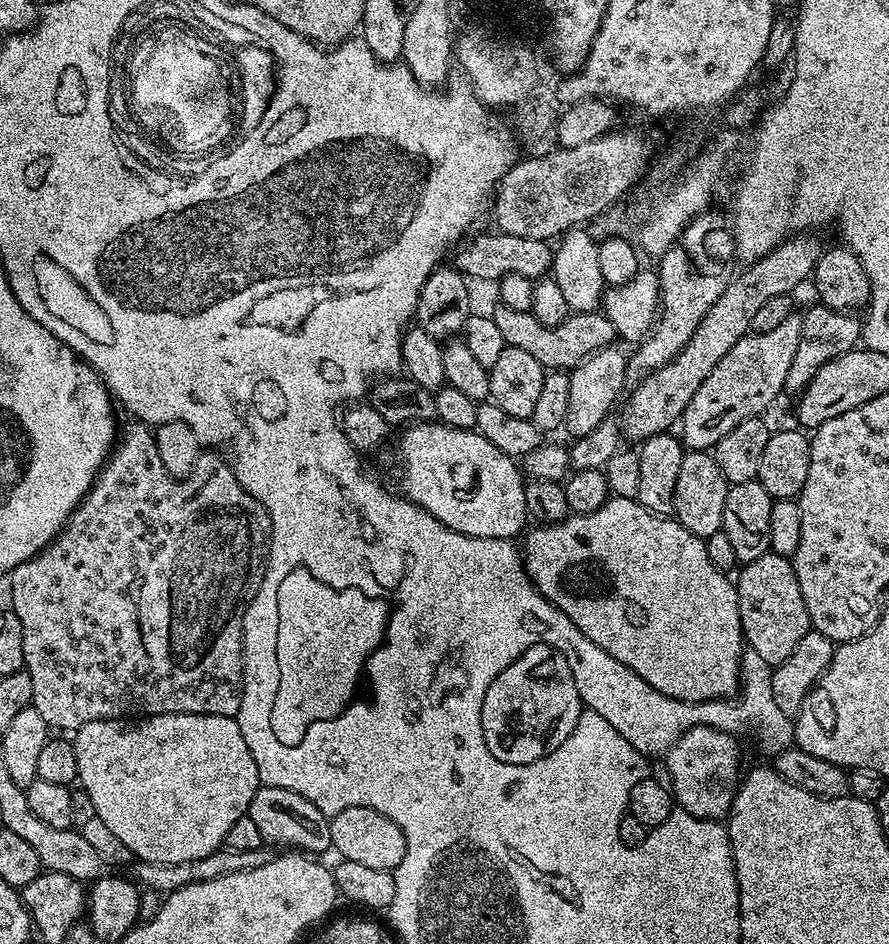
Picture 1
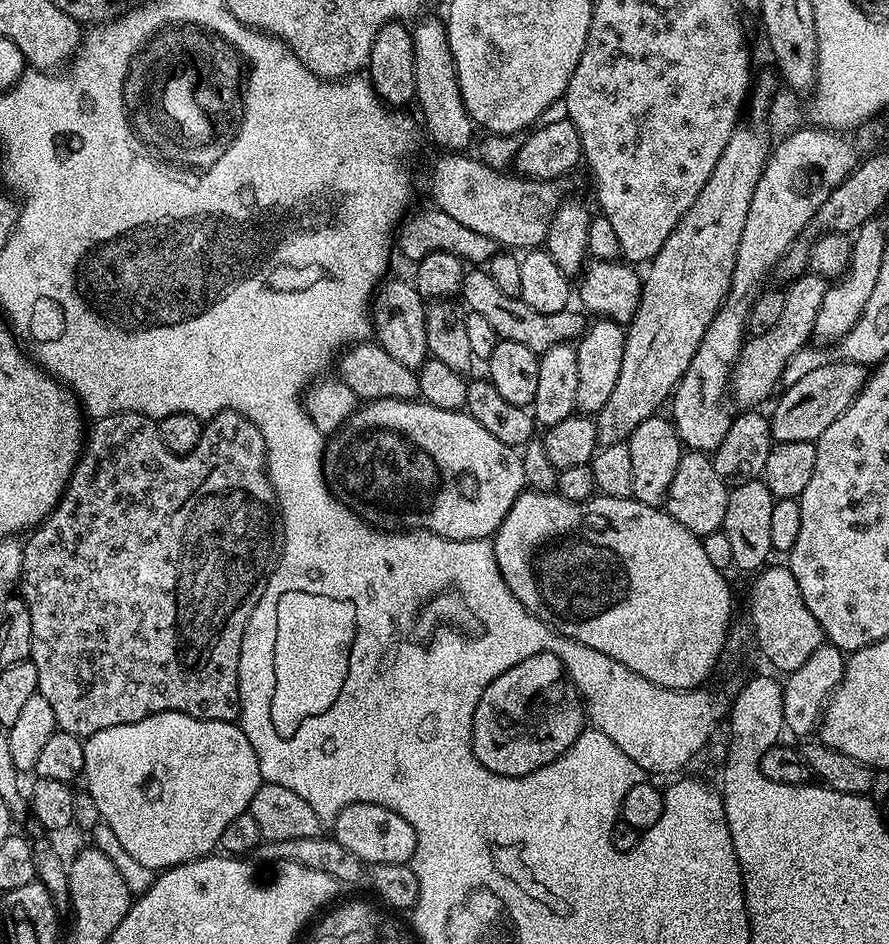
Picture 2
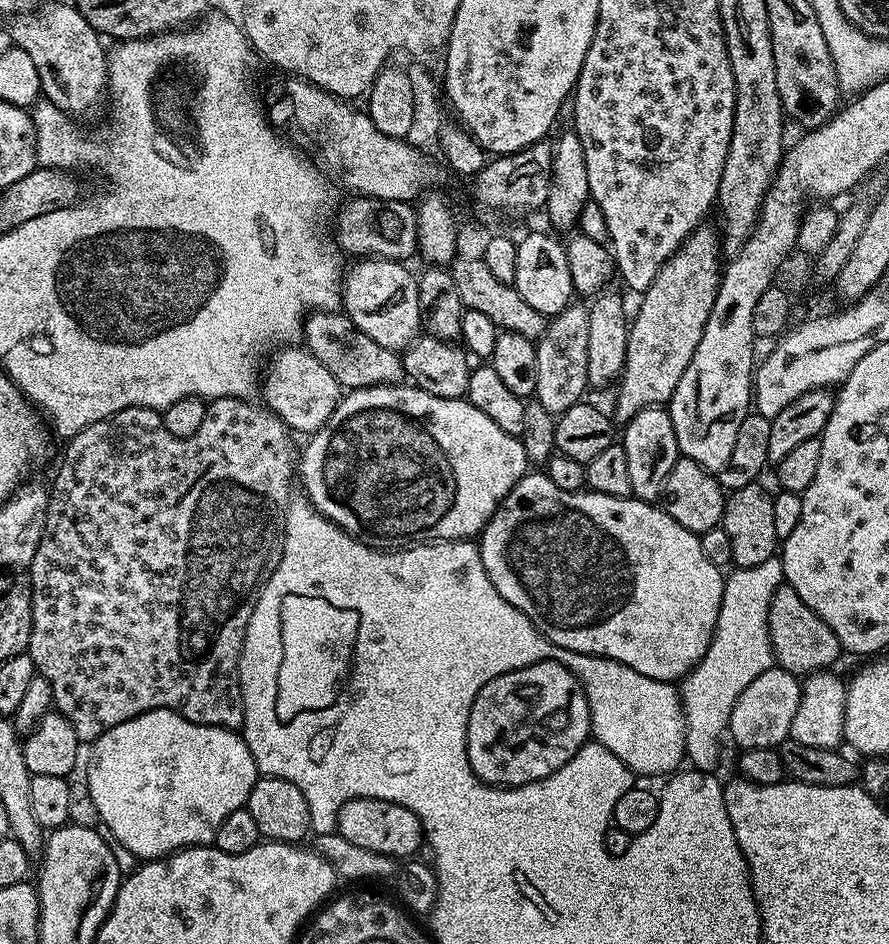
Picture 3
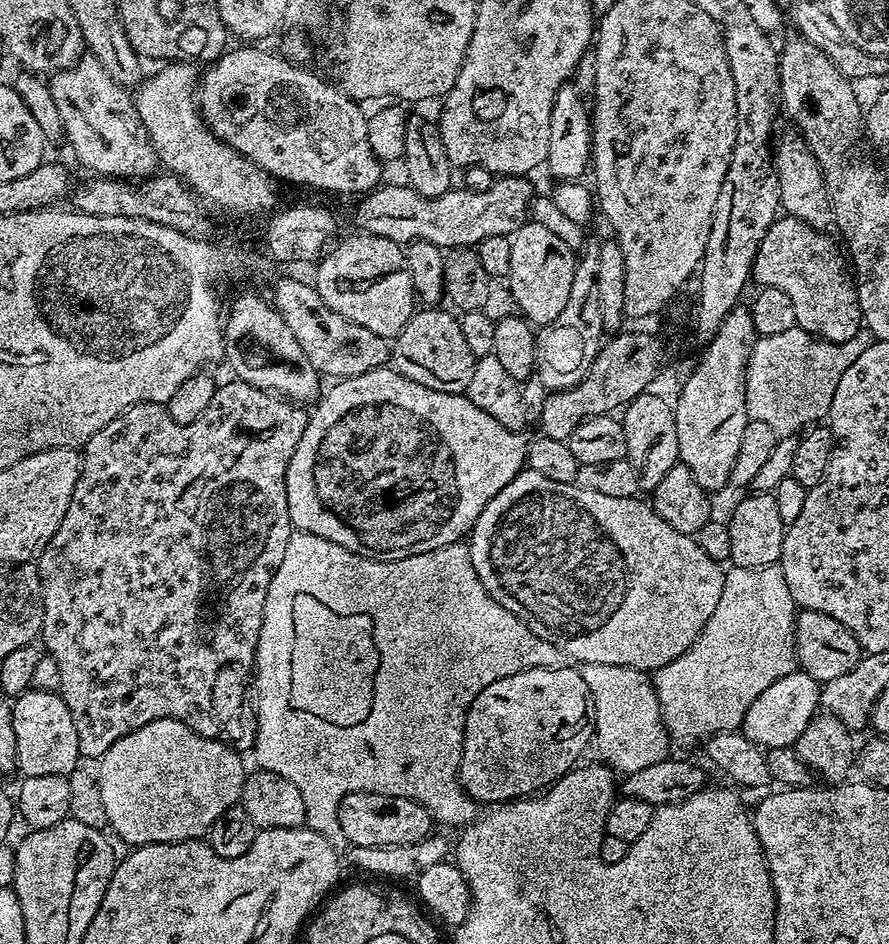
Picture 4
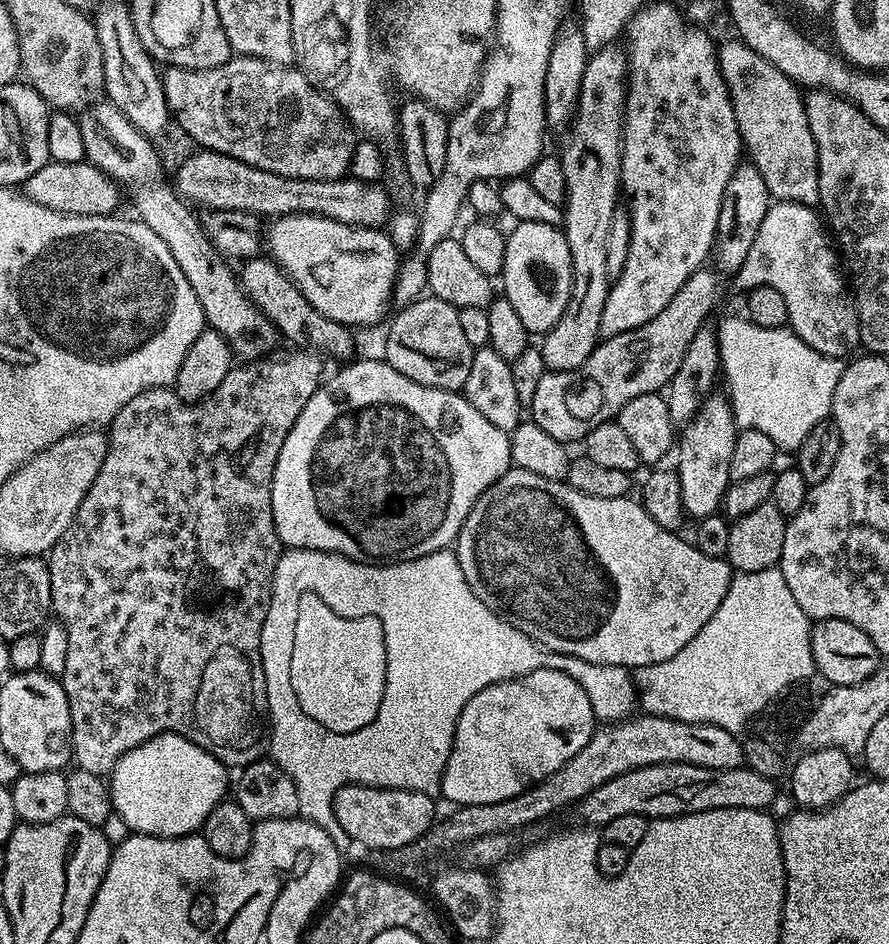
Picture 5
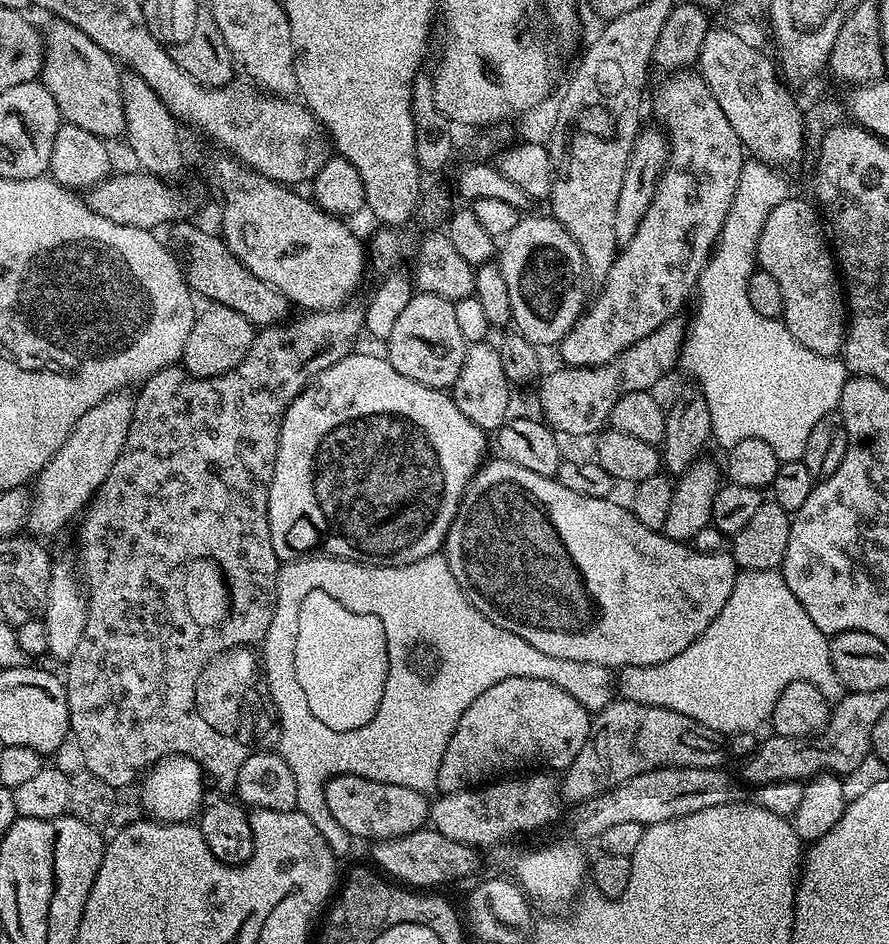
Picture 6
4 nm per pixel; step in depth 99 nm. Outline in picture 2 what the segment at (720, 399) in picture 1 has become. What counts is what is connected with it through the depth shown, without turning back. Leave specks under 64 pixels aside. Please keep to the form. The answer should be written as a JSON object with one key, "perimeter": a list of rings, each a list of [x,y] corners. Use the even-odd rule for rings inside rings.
{"perimeter":[[[805,274],[795,277],[789,284],[792,285],[784,292],[786,310],[782,310],[782,318],[778,318],[778,323],[771,330],[766,330],[766,334],[745,339],[740,356],[732,366],[730,396],[735,403],[737,400],[741,404],[741,409],[760,406],[768,395],[771,397],[777,391],[776,383],[781,383],[785,366],[797,359],[796,351],[807,340],[813,339],[814,318],[818,318],[818,309],[822,306],[829,281],[822,276]]]}

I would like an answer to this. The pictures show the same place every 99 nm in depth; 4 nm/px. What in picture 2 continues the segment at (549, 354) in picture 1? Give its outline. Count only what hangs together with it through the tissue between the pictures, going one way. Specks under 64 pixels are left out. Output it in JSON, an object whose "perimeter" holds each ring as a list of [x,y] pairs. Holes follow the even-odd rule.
{"perimeter":[[[484,270],[465,271],[462,285],[463,296],[465,300],[463,303],[471,311],[482,314],[482,318],[486,318],[486,322],[490,322],[490,326],[494,326],[499,339],[519,342],[522,346],[526,346],[538,354],[550,350],[556,344],[579,341],[580,337],[584,335],[586,316],[583,311],[565,310],[554,314],[542,314],[542,310],[534,310],[534,306],[526,306],[526,302],[519,296],[502,294],[502,290],[498,290],[498,286],[494,286],[494,278]]]}

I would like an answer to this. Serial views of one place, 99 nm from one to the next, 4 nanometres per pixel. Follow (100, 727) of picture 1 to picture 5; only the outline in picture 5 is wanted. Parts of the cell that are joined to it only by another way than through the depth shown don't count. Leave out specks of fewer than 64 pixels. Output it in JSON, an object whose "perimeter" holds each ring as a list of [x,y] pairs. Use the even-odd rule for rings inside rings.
{"perimeter":[[[159,732],[134,750],[122,754],[110,773],[112,811],[133,833],[141,836],[190,836],[203,829],[210,810],[225,799],[230,788],[229,769],[212,752],[176,732]]]}

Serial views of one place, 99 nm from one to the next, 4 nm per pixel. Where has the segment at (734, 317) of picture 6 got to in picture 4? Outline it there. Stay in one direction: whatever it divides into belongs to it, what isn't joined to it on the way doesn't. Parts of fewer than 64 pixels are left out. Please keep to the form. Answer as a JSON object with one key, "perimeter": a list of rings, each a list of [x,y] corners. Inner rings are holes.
{"perimeter":[[[800,327],[759,337],[752,347],[746,374],[749,420],[766,422],[777,437],[791,436],[823,421],[832,405],[838,378],[846,374],[850,362],[854,362],[869,343],[869,333],[864,330],[841,344],[817,339]]]}

